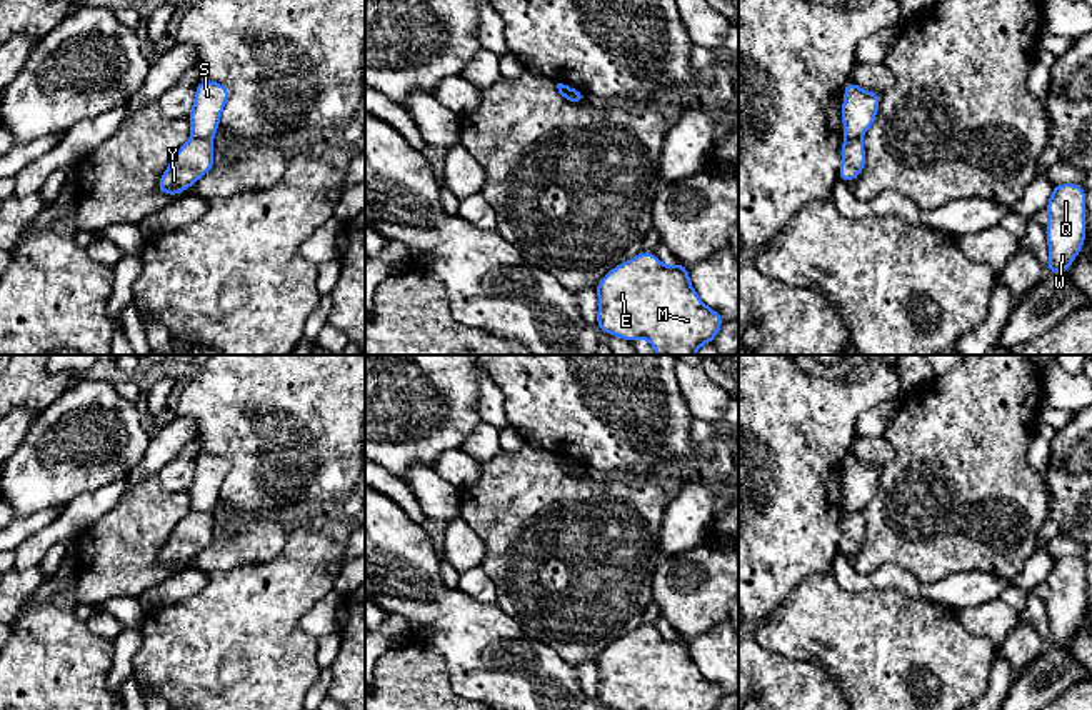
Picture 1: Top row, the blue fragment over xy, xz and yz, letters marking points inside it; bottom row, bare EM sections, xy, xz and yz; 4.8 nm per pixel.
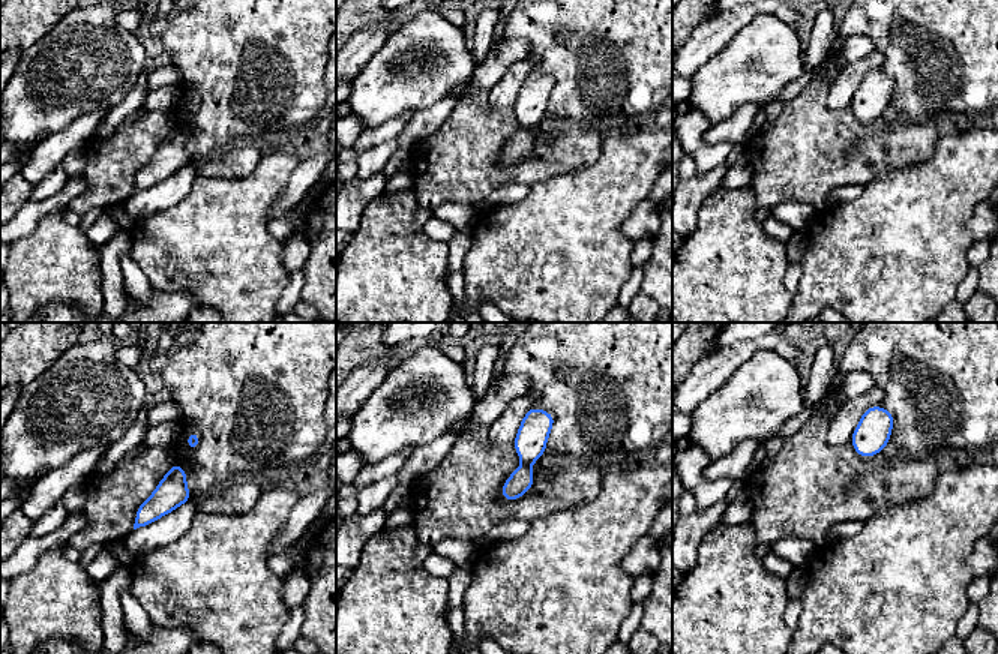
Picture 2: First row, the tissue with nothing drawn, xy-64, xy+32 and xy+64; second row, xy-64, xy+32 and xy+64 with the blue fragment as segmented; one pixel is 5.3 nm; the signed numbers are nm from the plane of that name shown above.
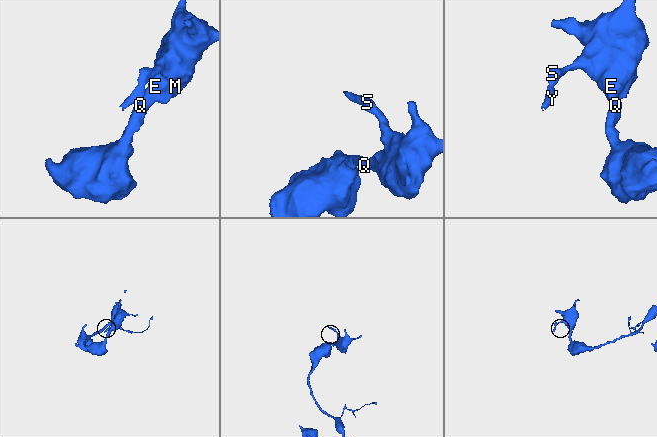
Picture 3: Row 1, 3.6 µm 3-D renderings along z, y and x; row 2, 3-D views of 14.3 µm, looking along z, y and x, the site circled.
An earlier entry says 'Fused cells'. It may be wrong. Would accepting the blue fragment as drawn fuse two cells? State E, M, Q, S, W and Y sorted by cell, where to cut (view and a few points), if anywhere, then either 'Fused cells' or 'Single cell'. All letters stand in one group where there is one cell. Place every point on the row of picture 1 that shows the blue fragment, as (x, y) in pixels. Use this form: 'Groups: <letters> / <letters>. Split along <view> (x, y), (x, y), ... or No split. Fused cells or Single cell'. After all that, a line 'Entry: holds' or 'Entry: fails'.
Groups: E M Q S W / Y. Split along xy (192, 135), (210, 140). Fused cells
Entry: holds

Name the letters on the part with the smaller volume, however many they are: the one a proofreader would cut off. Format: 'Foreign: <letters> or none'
Foreign: Y

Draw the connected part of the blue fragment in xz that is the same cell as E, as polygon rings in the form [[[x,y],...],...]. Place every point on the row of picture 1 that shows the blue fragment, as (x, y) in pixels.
[[[647,250],[605,273],[595,290],[597,328],[627,342],[647,338],[657,355],[695,355],[725,322],[700,300],[687,265],[665,267]]]

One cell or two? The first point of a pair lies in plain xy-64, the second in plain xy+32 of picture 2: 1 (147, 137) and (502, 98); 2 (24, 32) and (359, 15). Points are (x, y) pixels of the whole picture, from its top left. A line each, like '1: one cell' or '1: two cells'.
1: two cells
2: one cell

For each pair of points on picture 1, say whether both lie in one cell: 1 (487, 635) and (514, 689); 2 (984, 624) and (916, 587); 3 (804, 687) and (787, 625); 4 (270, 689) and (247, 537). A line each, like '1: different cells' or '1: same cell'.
1: same cell
2: same cell
3: different cells
4: different cells

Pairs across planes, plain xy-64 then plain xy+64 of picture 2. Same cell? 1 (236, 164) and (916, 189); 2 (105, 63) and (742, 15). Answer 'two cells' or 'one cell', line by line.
1: two cells
2: two cells

